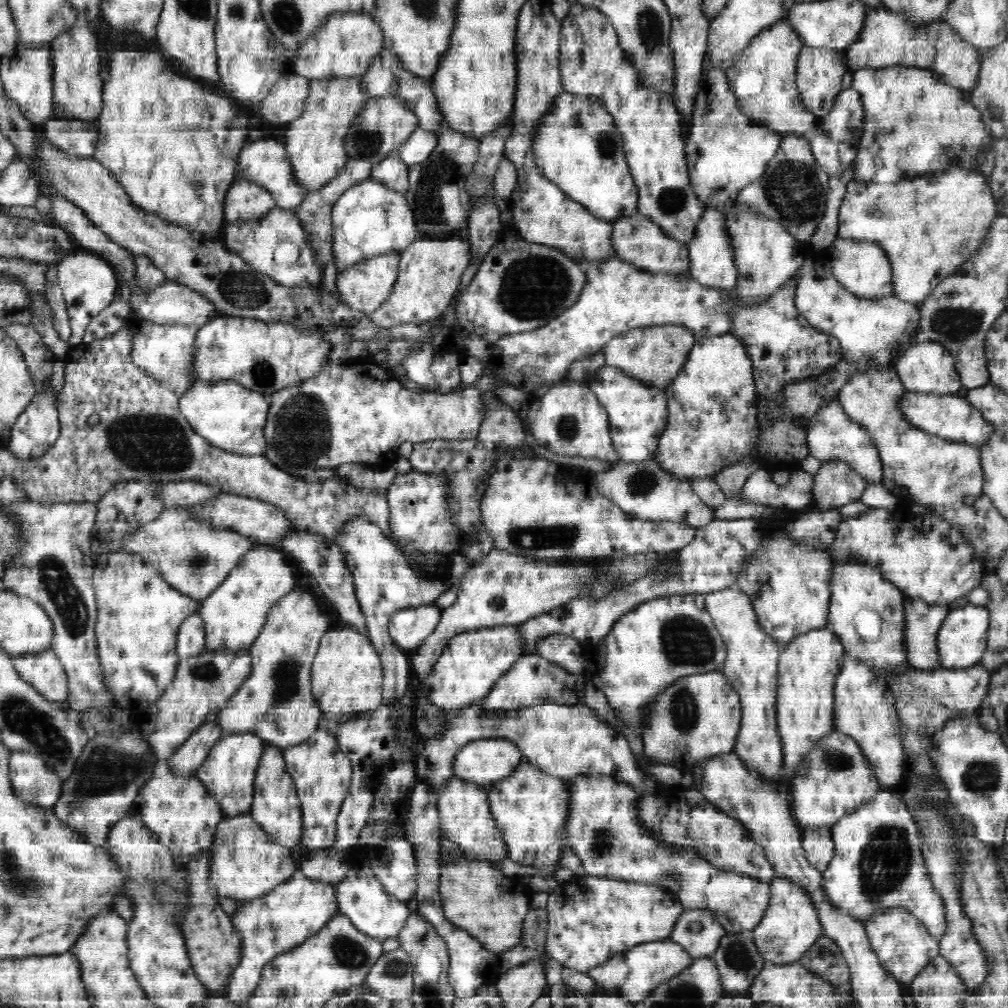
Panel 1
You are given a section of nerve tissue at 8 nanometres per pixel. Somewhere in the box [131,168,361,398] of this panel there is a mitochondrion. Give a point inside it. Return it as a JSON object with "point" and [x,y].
{"point":[241,290]}

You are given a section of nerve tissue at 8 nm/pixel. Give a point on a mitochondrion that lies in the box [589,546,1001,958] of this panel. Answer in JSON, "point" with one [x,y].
{"point":[885,863]}

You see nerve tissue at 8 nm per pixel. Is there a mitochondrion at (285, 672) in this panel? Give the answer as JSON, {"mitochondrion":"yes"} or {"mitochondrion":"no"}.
{"mitochondrion":"yes"}

